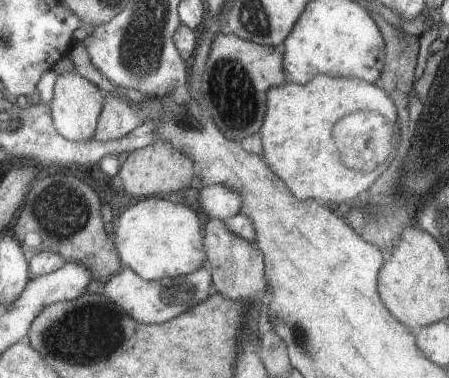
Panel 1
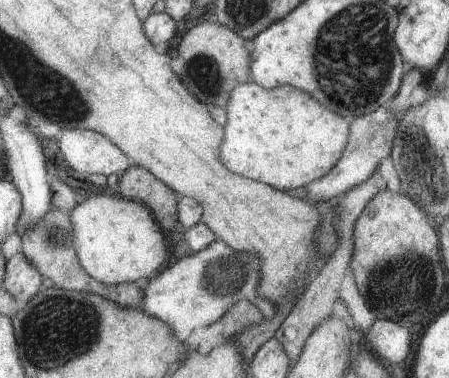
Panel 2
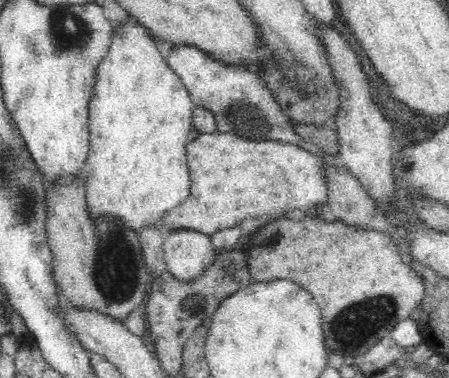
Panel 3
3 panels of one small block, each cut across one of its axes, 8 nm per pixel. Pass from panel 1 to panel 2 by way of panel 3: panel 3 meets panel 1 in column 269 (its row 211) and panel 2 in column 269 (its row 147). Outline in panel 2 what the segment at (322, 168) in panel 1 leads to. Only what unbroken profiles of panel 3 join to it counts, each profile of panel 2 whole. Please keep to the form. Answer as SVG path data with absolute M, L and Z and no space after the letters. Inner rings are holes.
M243 84L229 98L229 122L225 126L225 146L221 160L239 176L265 182L277 190L305 188L331 174L349 146L351 120L333 114L313 96L295 86L269 90L261 84Z

